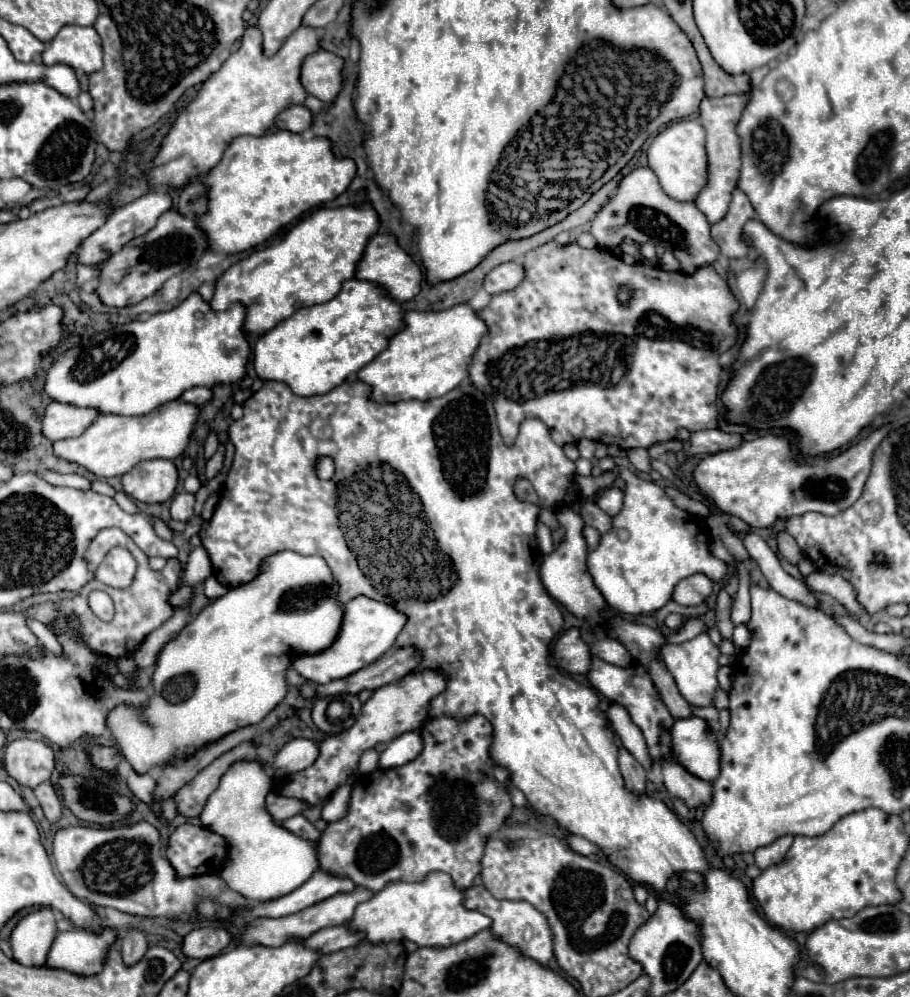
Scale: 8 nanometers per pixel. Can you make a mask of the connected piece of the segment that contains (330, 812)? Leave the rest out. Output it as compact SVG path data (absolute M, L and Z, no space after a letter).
M351 785L339 787L323 805L323 819L325 821L337 821L347 813L347 803L351 795Z

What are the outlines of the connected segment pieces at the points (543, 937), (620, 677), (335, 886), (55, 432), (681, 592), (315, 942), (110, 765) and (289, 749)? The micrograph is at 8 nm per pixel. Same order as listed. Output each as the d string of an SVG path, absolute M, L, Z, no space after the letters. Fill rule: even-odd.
M473 885L473 887L465 889L463 905L469 911L479 911L479 913L485 913L487 917L491 917L493 919L493 923L491 923L493 937L519 949L519 953L523 957L529 957L541 965L547 965L549 959L553 957L553 941L551 941L549 923L533 905L529 905L525 901L497 901L483 885Z
M593 657L587 679L599 693L603 693L607 699L623 705L629 711L631 721L641 729L641 733L647 741L647 747L659 745L661 733L665 733L667 729L673 727L675 719L671 717L669 709L665 709L665 703L661 701L651 677L649 677L649 671L645 669L645 665L633 663L629 667L617 667L617 665L611 665L611 663L605 663L605 661Z
M317 869L309 881L305 881L299 889L295 889L293 893L267 901L267 903L259 903L257 907L251 909L253 917L285 917L285 915L293 915L299 913L319 901L325 901L337 893L351 893L353 889L357 889L357 885L353 881L349 881L349 877L335 877L329 875L321 869Z
M49 403L43 419L41 419L41 433L49 437L49 441L69 439L81 435L97 417L99 413L95 409L81 409L73 405L63 403Z
M697 573L687 579L681 579L673 589L673 601L679 605L699 605L713 591L713 583L707 575Z
M341 925L341 927L327 927L327 929L321 929L321 931L313 933L311 937L307 937L303 941L303 945L307 949L321 951L323 955L329 955L329 953L335 953L335 951L357 945L361 941L361 937L363 937L361 933L353 935L353 933L347 931L345 925Z
M95 745L89 753L91 753L91 761L93 761L99 769L105 769L105 771L109 771L109 773L113 773L113 771L117 769L117 763L119 763L117 749Z
M293 739L277 753L277 757L269 767L275 777L289 777L309 767L317 759L317 755L319 755L319 749L315 741Z

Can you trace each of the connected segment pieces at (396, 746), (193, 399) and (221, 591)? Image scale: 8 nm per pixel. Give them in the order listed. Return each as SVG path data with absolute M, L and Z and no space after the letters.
M419 729L403 733L401 737L395 737L387 745L387 749L381 753L379 765L383 769L405 765L405 763L413 761L413 757L417 757L417 753L421 753L421 731Z
M191 387L191 389L187 389L187 391L179 397L179 401L183 401L183 403L193 403L193 405L201 405L201 403L207 403L211 397L213 397L211 389L207 389L207 387Z
M211 575L211 577L207 577L205 583L203 583L203 593L205 593L209 599L217 599L217 597L225 595L227 589L225 589L225 585L221 585L221 583Z

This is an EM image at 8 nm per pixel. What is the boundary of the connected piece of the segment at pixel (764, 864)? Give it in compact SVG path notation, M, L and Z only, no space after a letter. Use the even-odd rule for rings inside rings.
M783 835L783 837L775 839L771 845L765 845L761 849L757 849L755 851L755 865L759 869L767 869L767 867L783 861L791 843L793 843L793 835Z

